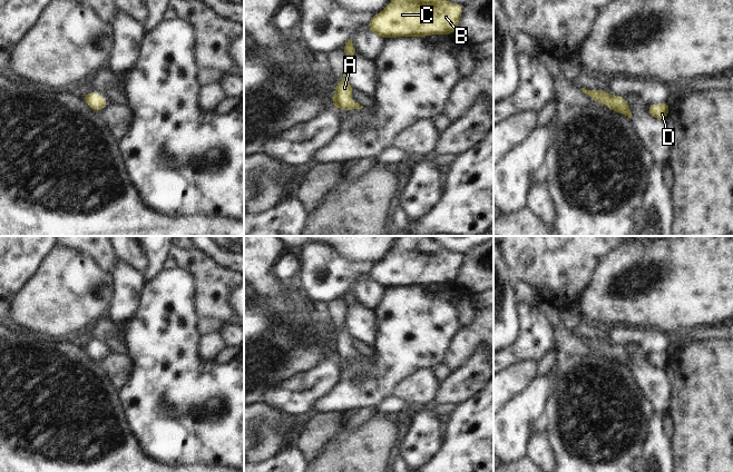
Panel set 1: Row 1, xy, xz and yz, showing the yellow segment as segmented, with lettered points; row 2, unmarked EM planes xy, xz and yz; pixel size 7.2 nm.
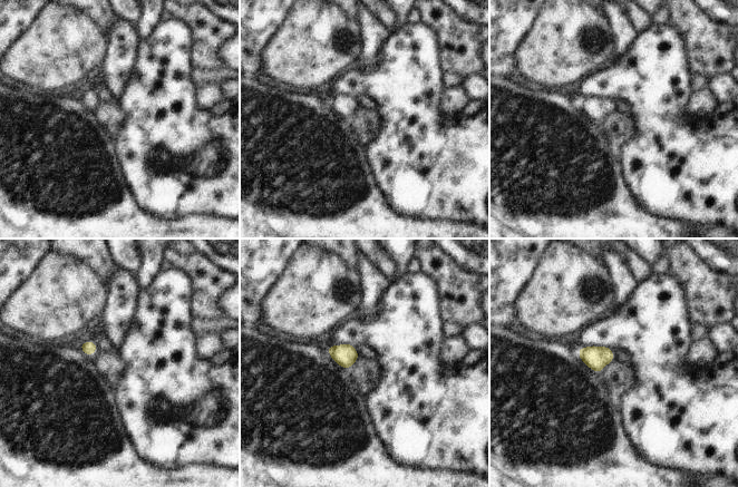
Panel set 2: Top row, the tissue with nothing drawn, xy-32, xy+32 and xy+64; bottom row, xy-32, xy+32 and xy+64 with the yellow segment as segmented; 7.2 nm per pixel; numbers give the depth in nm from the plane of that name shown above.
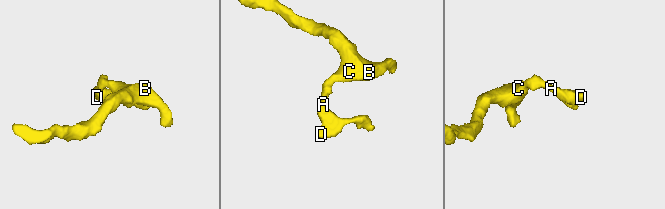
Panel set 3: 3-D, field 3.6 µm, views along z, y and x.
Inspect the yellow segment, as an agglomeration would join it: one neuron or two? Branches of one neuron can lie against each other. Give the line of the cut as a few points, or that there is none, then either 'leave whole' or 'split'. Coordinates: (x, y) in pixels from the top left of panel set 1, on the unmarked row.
no cut; leave whole

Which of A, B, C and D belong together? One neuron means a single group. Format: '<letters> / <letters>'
A B C D

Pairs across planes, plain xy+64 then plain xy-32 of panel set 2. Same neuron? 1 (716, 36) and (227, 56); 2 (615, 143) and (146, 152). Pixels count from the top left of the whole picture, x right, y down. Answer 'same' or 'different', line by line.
1: different
2: different

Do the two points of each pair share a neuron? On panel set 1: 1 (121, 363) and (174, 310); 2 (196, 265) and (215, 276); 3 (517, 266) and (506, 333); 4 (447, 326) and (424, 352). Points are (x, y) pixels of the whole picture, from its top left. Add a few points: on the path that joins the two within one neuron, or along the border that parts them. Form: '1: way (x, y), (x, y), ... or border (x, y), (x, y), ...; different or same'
1: border (126, 354), (130, 361), (130, 376), (127, 382); different
2: way (201, 266), (211, 276); same
3: border (505, 259), (511, 276), (516, 281); different
4: way (440, 333), (428, 345); same

